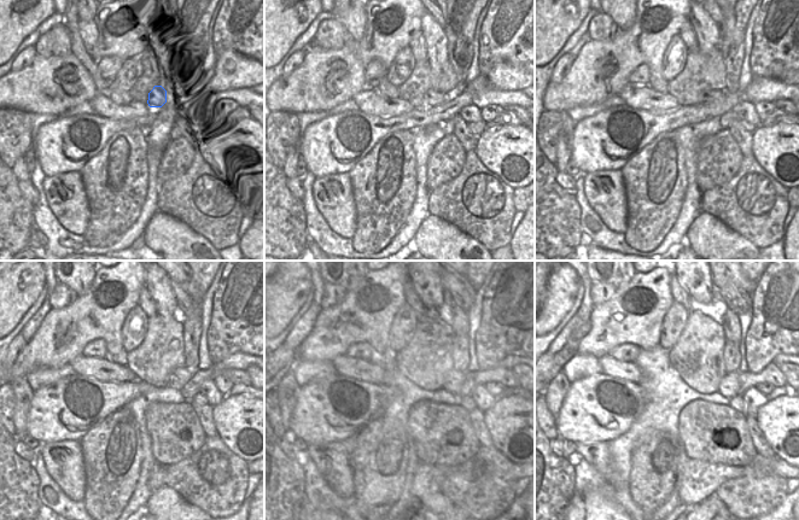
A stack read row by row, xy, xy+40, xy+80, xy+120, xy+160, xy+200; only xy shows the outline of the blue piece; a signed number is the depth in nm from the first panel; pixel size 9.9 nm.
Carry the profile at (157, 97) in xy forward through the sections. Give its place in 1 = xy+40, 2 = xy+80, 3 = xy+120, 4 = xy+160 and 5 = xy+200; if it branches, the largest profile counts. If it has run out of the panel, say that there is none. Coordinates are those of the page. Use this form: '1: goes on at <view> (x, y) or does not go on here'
1: goes on at xy+40 (431, 98)
2: goes on at xy+80 (709, 95)
3: goes on at xy+120 (182, 375)
4: goes on at xy+160 (453, 384)
5: goes on at xy+200 (729, 385)

